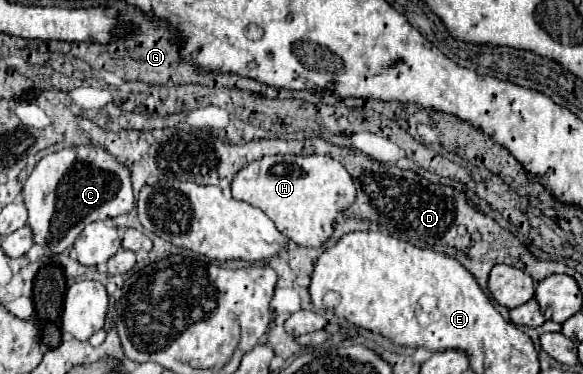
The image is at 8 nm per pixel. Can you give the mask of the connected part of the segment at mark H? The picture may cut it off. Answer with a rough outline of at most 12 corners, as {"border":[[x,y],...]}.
{"border":[[326,155],[244,167],[232,197],[290,241],[322,247],[356,199]]}

